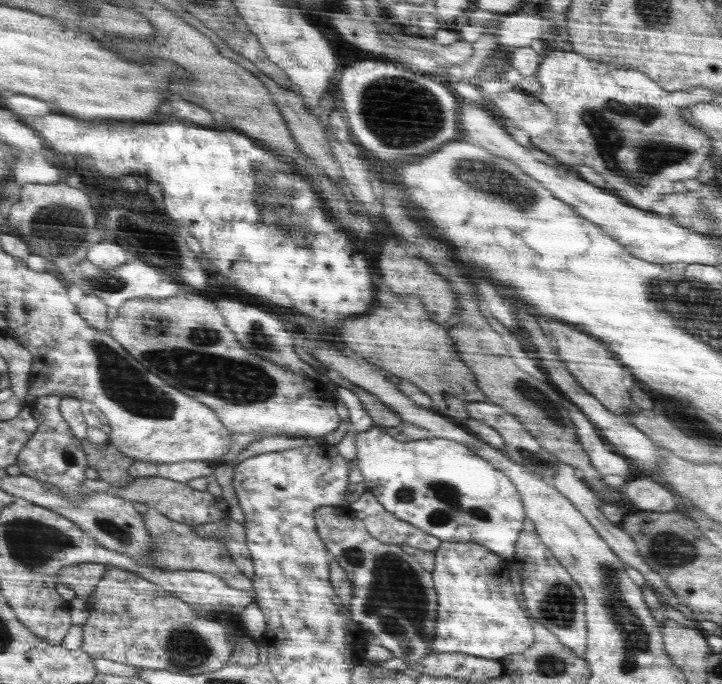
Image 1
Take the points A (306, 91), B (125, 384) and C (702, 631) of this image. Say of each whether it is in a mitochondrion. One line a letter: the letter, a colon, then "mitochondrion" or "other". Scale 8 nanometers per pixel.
A: other
B: mitochondrion
C: other

